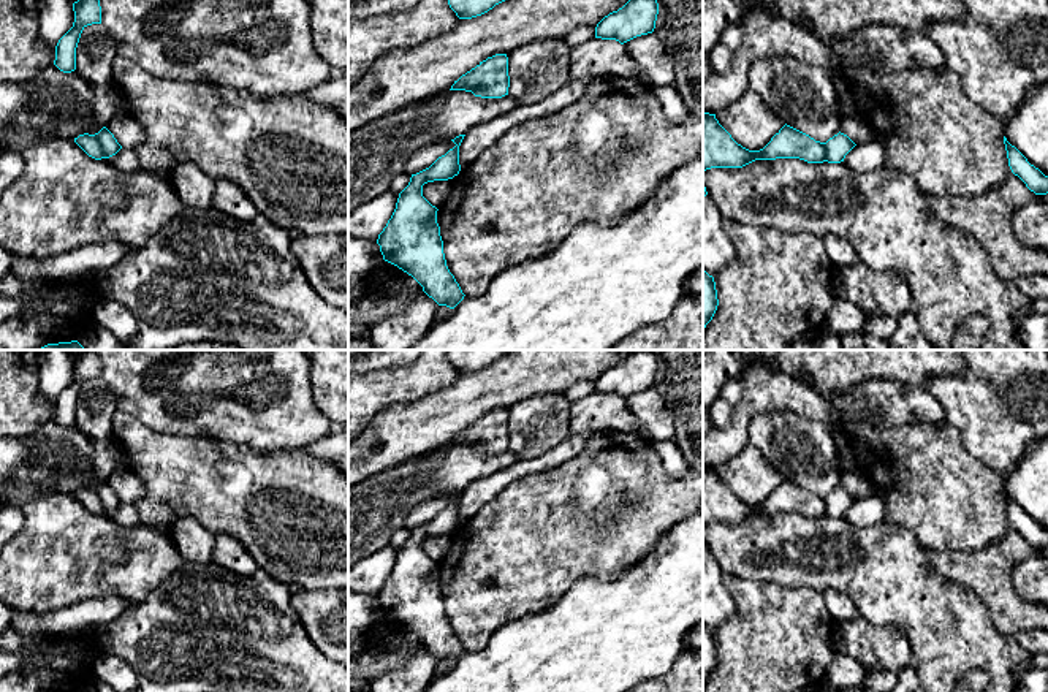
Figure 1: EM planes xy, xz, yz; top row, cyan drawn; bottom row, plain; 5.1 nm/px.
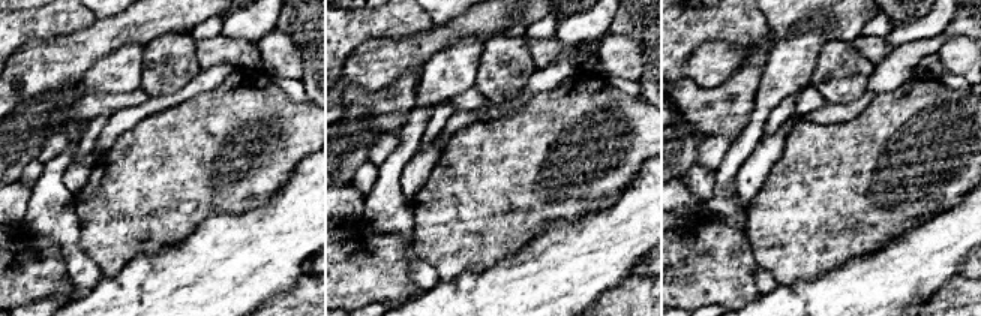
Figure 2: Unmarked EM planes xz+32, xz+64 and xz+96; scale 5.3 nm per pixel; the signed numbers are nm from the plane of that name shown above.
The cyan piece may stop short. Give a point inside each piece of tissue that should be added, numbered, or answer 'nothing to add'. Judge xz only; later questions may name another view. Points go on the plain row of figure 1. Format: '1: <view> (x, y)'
nothing to add

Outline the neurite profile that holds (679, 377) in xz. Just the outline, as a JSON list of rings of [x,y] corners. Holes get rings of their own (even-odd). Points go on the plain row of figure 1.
[[[654,350],[659,358],[654,390],[665,399],[674,420],[676,439],[690,470],[703,473],[703,350]]]

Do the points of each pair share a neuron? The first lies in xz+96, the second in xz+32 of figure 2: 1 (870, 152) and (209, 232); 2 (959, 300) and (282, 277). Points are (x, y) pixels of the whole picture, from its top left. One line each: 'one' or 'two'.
1: two
2: two

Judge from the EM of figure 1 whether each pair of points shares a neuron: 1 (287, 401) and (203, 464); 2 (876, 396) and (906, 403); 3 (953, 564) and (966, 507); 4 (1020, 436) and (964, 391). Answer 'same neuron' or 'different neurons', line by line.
1: different neurons
2: same neuron
3: different neurons
4: same neuron

